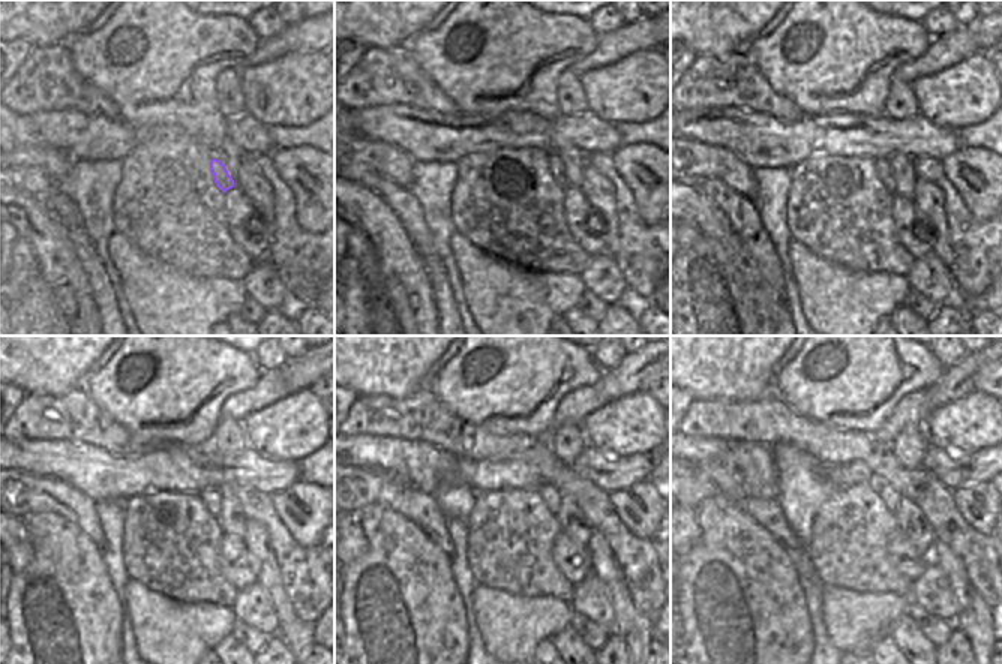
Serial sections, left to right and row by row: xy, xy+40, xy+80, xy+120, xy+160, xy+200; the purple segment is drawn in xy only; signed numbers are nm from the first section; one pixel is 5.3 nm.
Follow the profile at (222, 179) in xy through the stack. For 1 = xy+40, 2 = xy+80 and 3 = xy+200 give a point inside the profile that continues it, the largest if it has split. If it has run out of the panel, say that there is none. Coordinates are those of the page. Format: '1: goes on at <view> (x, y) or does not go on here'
1: goes on at xy+40 (555, 168)
2: goes on at xy+80 (882, 164)
3: goes on at xy+200 (890, 496)

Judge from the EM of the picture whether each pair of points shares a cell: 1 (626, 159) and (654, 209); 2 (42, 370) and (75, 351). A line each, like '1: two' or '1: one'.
1: one
2: one

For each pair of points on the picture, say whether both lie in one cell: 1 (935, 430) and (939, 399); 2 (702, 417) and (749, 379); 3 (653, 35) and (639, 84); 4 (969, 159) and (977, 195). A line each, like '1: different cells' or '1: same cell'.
1: different cells
2: different cells
3: different cells
4: same cell

